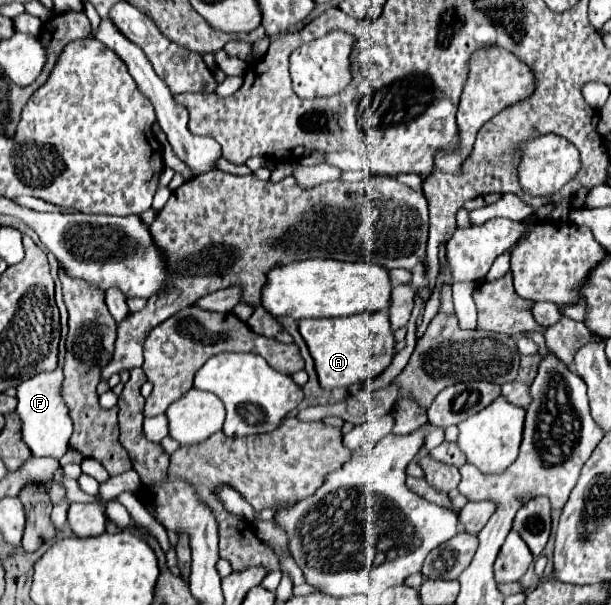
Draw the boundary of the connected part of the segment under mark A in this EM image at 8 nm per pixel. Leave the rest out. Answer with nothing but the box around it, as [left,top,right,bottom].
[298,313,394,389]

